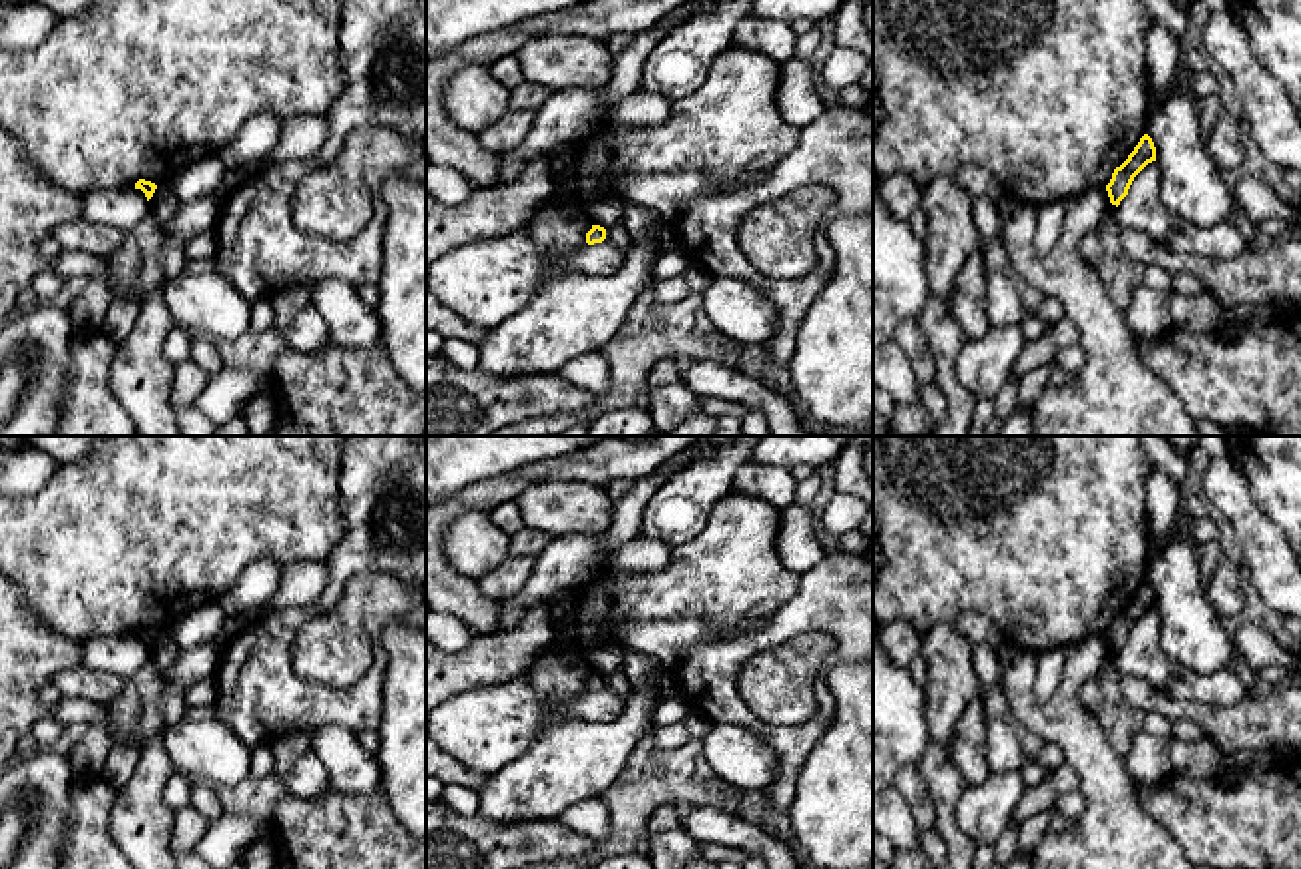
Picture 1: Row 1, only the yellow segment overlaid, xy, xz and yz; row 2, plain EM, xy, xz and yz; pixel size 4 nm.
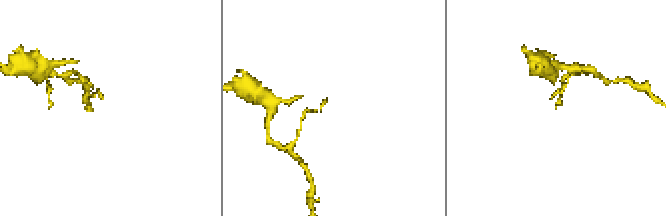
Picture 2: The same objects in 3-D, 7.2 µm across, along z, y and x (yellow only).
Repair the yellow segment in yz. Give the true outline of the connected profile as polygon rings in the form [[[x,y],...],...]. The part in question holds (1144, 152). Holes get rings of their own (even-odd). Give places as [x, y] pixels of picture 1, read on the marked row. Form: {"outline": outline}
{"outline": [[[1144,134],[1128,159],[1114,169],[1112,179],[1106,185],[1112,205],[1120,205],[1120,201],[1128,195],[1134,177],[1152,161],[1156,161],[1156,147],[1152,138]]]}

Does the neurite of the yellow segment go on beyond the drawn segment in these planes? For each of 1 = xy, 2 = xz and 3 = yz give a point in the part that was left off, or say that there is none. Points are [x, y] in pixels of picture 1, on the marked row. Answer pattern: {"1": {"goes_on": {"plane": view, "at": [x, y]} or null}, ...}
{"1": {"goes_on": null}, "2": {"goes_on": null}, "3": {"goes_on": null}}

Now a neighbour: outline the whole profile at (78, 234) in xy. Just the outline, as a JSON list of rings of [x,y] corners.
[[[78,217],[58,225],[52,237],[64,251],[82,251],[106,259],[120,249],[124,231]]]

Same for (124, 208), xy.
[[[92,189],[82,197],[82,217],[110,225],[120,231],[131,231],[149,215],[149,201],[141,189]]]

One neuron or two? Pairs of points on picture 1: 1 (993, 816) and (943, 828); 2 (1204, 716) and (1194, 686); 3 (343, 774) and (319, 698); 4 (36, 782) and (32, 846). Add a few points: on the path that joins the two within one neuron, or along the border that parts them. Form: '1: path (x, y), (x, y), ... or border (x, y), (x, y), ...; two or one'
1: border (965, 786), (957, 802), (955, 824), (977, 846); two
2: border (1160, 688), (1212, 704), (1246, 696); two
3: border (355, 732), (343, 726), (319, 726), (309, 734); two
4: path (42, 798), (40, 808), (32, 816), (32, 830); one

